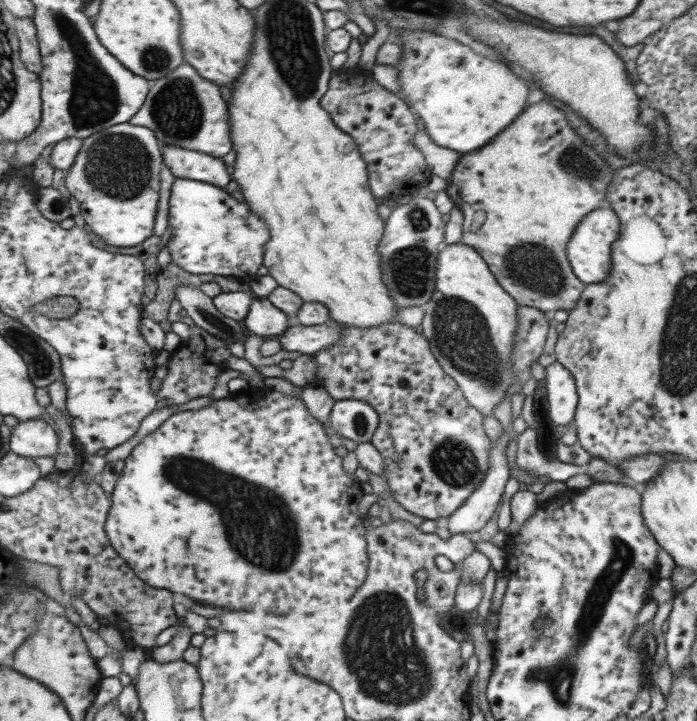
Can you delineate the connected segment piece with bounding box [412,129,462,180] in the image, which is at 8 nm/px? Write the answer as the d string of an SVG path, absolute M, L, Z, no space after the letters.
M418 129L412 142L414 142L416 148L424 154L431 174L436 174L436 176L447 180L454 168L456 168L456 164L458 164L458 160L460 160L462 154L438 146L438 144L434 143L434 141L428 137L426 129Z

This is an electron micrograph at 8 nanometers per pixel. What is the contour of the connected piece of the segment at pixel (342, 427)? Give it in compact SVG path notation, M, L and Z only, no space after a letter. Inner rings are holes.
M346 399L335 401L328 421L332 431L356 443L371 443L379 426L377 411L369 403Z

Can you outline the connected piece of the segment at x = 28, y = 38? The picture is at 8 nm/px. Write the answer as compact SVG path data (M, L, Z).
M16 17L14 25L16 25L16 34L20 43L20 60L28 70L40 74L42 59L40 59L36 25L33 23L33 18Z

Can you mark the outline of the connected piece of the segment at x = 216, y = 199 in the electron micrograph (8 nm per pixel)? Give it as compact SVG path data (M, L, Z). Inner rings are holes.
M175 178L171 187L168 216L172 238L165 246L170 249L171 260L190 274L236 276L239 280L251 281L257 278L256 271L263 265L264 246L270 240L270 229L266 221L250 209L246 200L239 202L230 195L229 189L190 178Z

